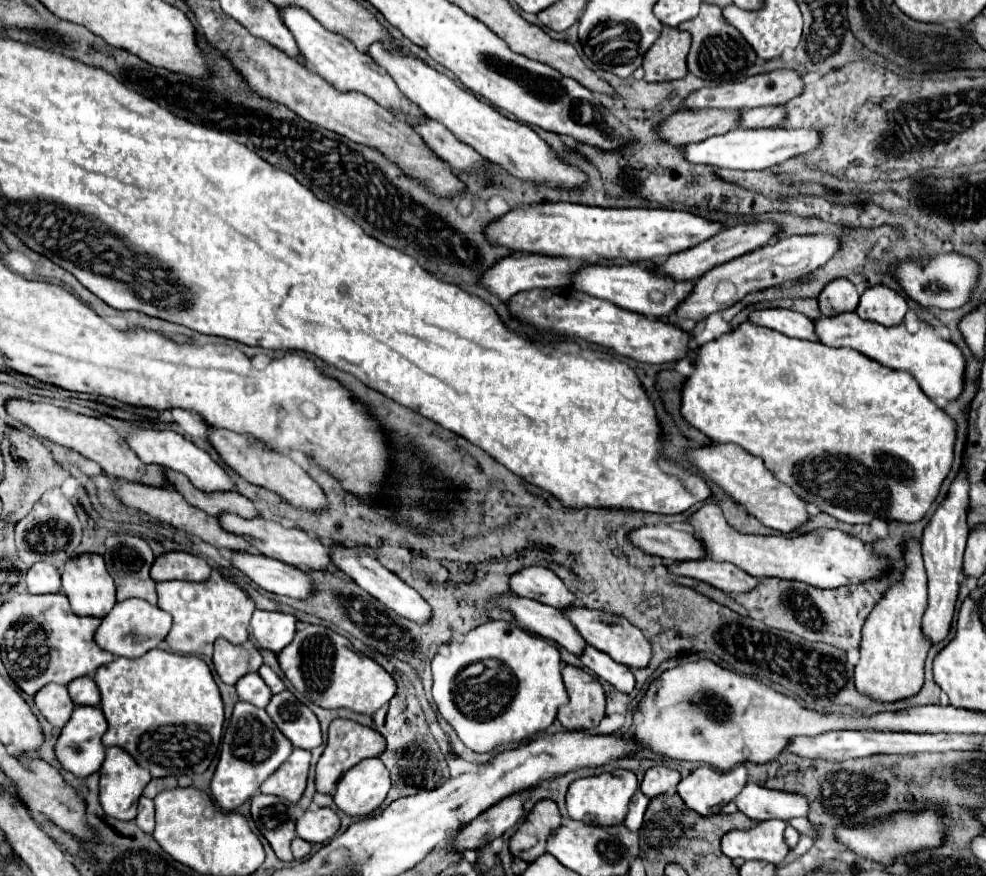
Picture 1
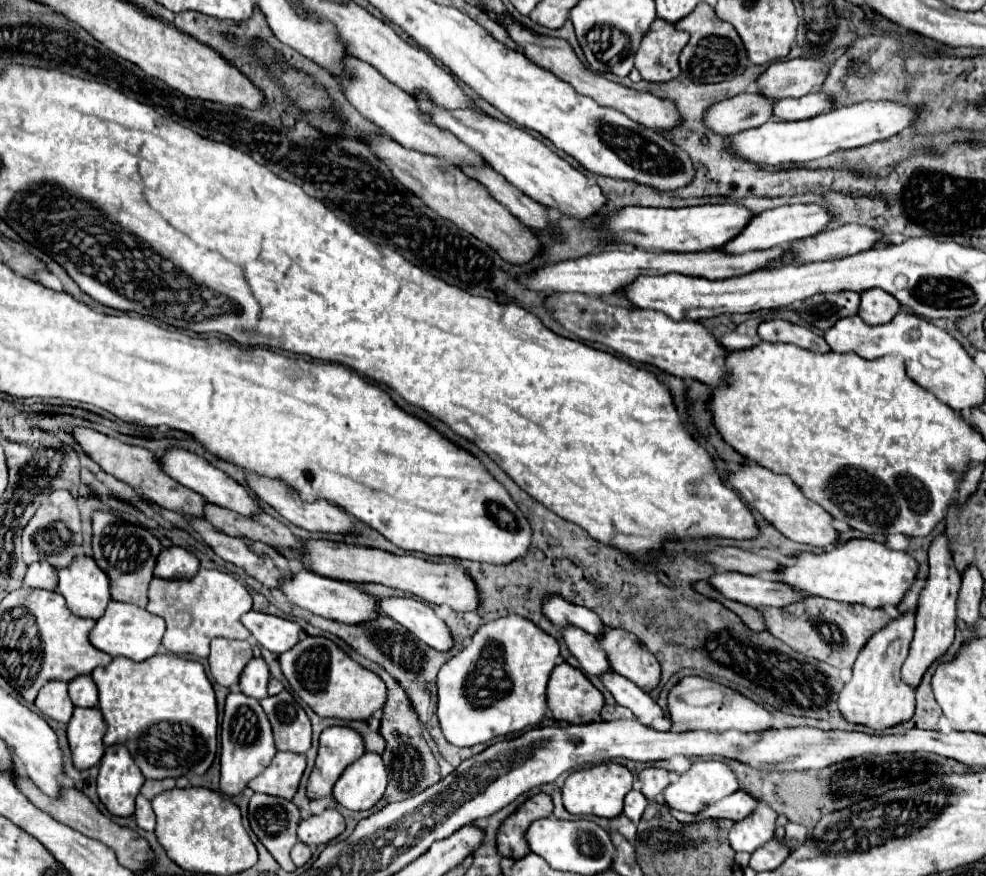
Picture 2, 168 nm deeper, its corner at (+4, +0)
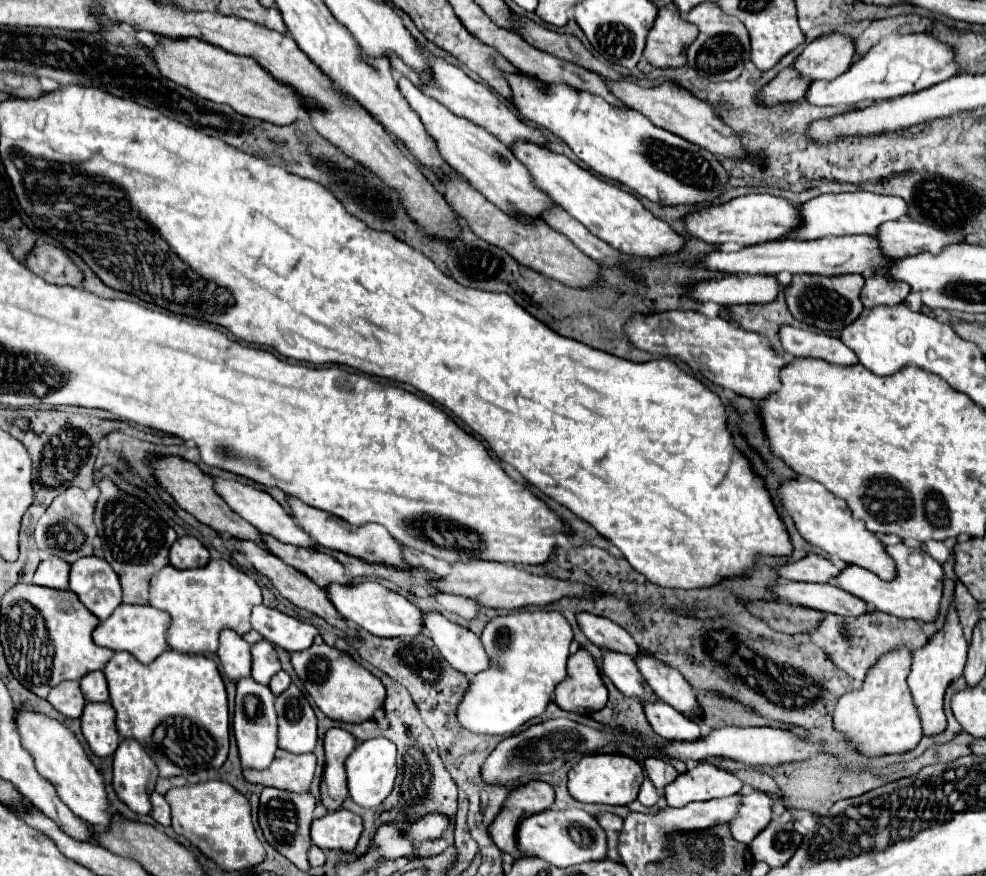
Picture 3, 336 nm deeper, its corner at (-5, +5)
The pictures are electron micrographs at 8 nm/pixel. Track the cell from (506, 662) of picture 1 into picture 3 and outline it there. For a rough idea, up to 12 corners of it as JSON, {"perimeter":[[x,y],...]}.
{"perimeter":[[513,612],[481,634],[489,668],[457,706],[473,734],[509,736],[567,676],[559,612]]}

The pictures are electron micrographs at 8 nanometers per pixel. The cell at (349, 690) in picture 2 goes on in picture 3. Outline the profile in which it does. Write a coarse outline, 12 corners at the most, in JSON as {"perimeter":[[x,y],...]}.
{"perimeter":[[313,644],[291,664],[321,712],[359,724],[385,686],[347,652]]}

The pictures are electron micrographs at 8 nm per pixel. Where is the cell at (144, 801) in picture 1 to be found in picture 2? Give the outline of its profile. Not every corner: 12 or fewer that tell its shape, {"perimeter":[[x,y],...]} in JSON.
{"perimeter":[[144,795],[136,797],[136,823],[144,831],[154,831],[156,817]]}

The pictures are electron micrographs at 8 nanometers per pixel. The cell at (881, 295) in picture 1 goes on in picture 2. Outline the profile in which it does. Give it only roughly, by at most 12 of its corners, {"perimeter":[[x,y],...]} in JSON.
{"perimeter":[[882,289],[862,293],[858,315],[868,325],[892,321],[900,303]]}

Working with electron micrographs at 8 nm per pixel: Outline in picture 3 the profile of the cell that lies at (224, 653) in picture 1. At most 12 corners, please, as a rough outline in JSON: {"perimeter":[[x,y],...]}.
{"perimeter":[[233,630],[219,636],[217,656],[233,682],[251,676],[251,644]]}

